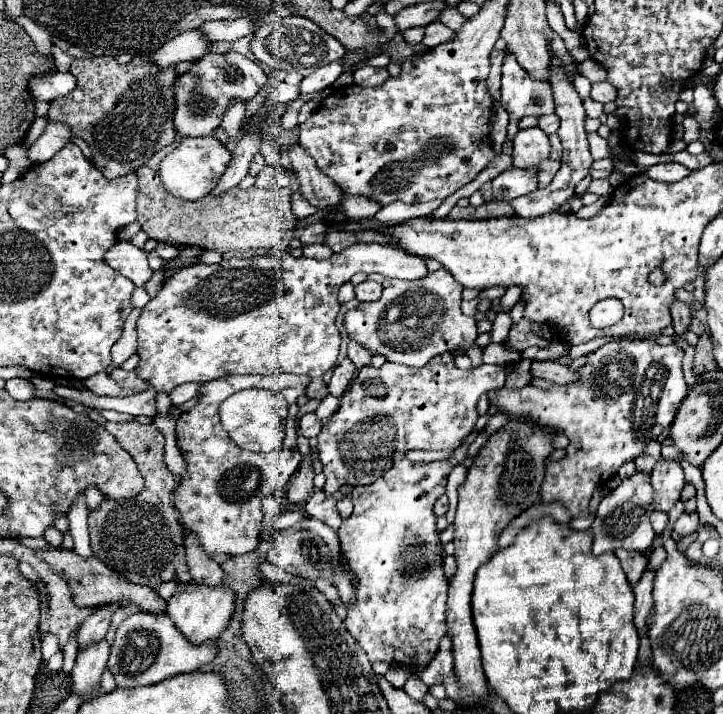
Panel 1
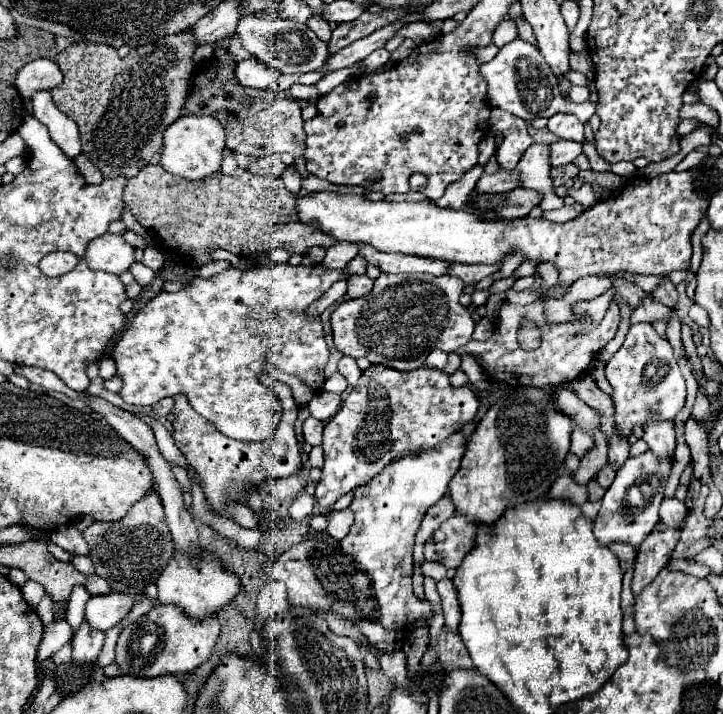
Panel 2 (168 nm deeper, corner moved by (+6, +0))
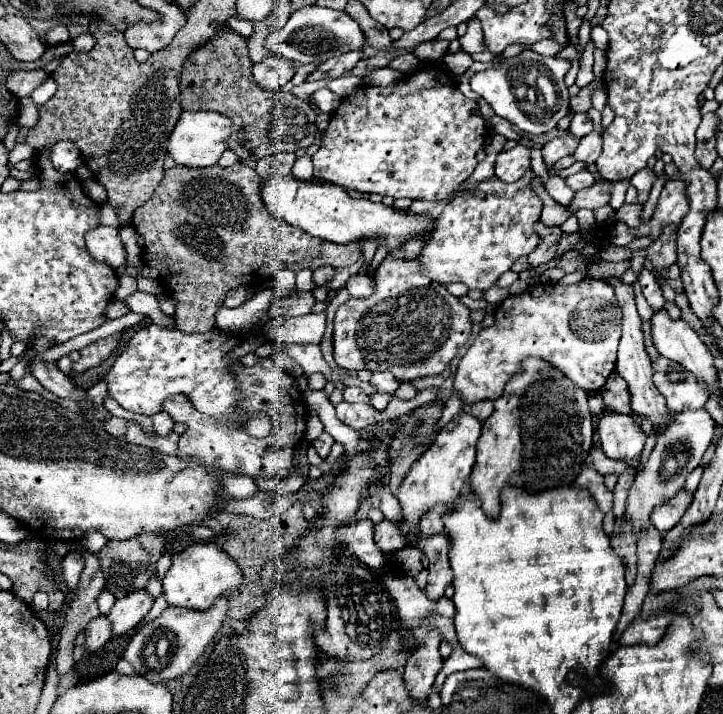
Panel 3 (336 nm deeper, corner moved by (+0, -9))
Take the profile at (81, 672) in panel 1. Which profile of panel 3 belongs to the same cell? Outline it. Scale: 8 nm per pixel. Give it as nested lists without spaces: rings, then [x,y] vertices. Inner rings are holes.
[[[99,615],[99,617],[95,617],[93,621],[89,621],[89,625],[85,627],[85,635],[87,635],[85,647],[87,647],[89,651],[97,651],[97,649],[101,649],[101,647],[113,637],[113,633],[111,633],[111,625],[109,625],[107,617]]]

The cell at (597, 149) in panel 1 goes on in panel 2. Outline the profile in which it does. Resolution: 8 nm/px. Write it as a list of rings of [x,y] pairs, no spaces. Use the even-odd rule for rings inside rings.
[[[555,114],[549,118],[547,128],[563,140],[575,140],[579,144],[585,142],[585,126],[573,114]]]

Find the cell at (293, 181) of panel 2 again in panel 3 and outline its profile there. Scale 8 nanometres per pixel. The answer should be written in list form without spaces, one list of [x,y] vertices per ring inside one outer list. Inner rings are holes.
[[[303,155],[295,161],[293,169],[291,169],[291,175],[297,177],[297,179],[303,179],[303,181],[309,181],[313,179],[313,161],[309,155]]]

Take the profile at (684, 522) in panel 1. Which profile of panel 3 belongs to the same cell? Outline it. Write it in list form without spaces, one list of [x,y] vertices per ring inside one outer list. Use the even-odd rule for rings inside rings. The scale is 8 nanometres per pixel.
[[[681,489],[681,493],[677,493],[677,497],[673,497],[673,501],[665,501],[665,505],[657,505],[657,509],[653,509],[651,523],[661,533],[667,533],[681,521],[683,513],[691,505],[691,499],[693,499],[693,493],[689,493],[687,489]]]

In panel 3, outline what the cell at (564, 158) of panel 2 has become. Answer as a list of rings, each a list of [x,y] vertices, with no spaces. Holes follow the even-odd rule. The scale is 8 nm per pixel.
[[[595,129],[589,135],[581,137],[581,143],[579,143],[577,151],[573,153],[573,157],[583,163],[595,163],[597,157],[601,155],[601,147],[603,147],[601,135],[603,135],[603,129]]]

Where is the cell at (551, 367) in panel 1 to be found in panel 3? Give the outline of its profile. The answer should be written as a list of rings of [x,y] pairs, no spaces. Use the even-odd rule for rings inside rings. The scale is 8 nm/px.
[[[621,413],[603,415],[599,419],[599,435],[603,453],[617,461],[635,461],[647,439],[635,421]]]

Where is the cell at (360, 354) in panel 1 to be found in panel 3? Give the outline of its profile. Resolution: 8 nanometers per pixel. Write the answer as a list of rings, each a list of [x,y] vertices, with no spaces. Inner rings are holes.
[[[345,387],[343,389],[343,401],[347,401],[347,403],[369,403],[369,397],[359,387]]]

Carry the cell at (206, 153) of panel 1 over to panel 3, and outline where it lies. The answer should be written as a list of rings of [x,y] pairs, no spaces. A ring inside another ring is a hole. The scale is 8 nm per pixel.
[[[183,111],[171,137],[169,137],[169,153],[177,161],[177,165],[187,167],[211,167],[219,161],[221,153],[227,149],[227,141],[231,135],[231,121],[225,115],[213,111]]]

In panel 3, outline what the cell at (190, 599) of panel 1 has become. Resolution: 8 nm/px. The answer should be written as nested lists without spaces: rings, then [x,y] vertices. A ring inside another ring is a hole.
[[[195,543],[185,547],[181,553],[173,555],[173,563],[165,577],[161,579],[163,583],[163,595],[169,605],[175,607],[187,607],[187,609],[197,609],[205,611],[213,605],[213,601],[219,595],[227,595],[241,587],[241,569],[237,563],[215,543]]]

